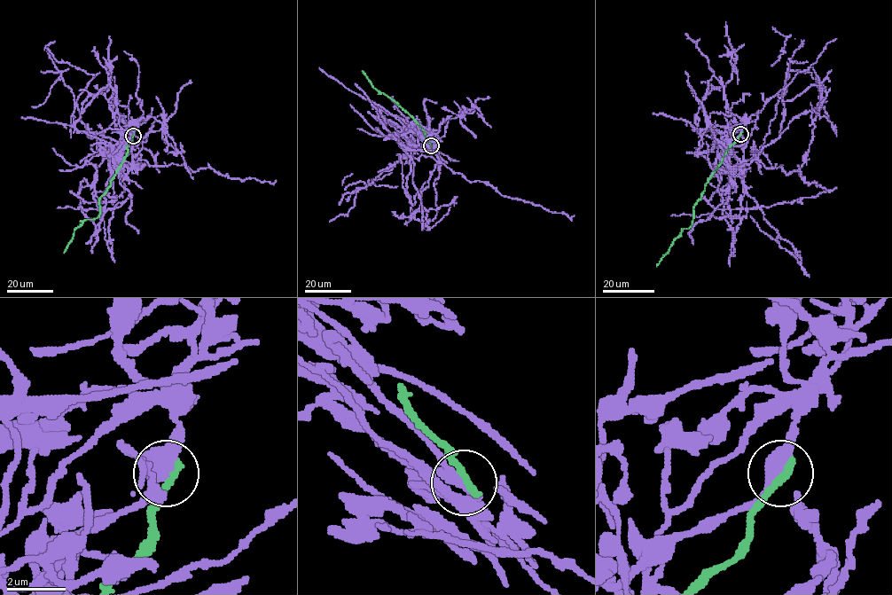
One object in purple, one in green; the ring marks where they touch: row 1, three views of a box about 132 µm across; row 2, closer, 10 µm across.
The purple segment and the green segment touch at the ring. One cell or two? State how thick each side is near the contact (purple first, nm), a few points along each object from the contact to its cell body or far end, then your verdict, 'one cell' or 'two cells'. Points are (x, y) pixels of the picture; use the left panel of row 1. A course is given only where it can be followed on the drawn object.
440/320 nm | purple via (132, 136), (110, 167), (105, 156), (116, 152), (151, 166), (276, 180) | green via (132, 136), (127, 147), (127, 155), (99, 199), (99, 215), (86, 220), (74, 230), (73, 238), (63, 253) | two cells

